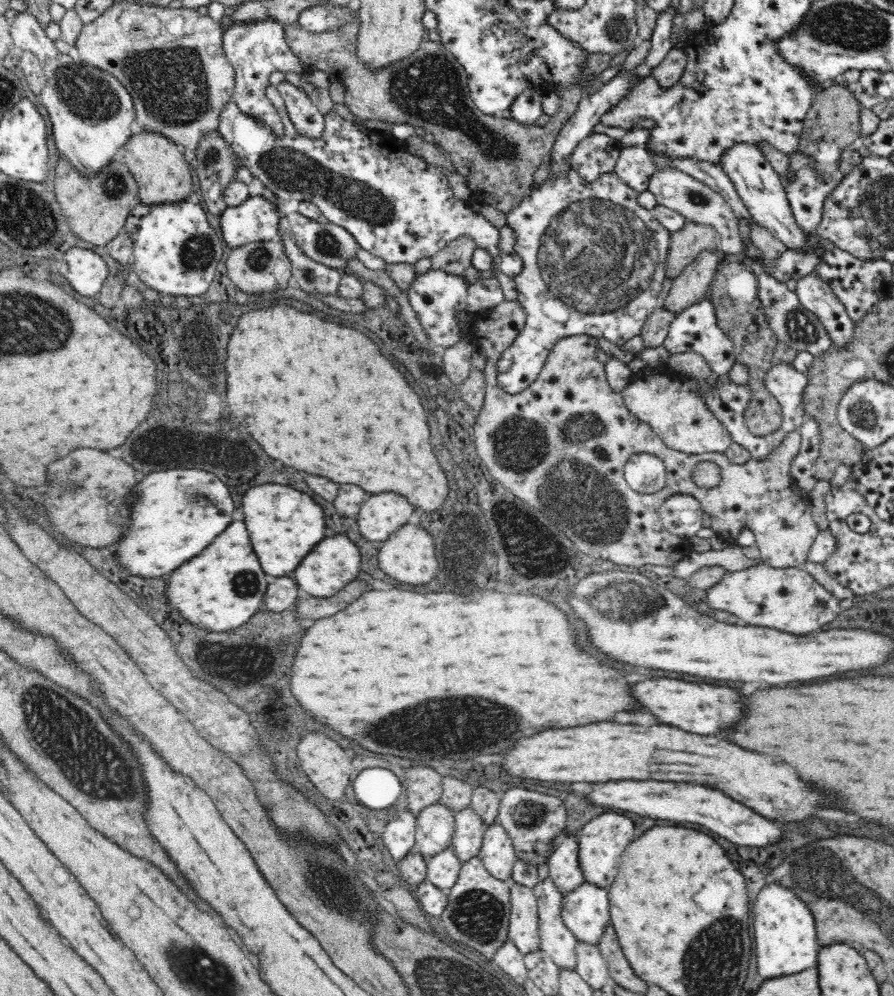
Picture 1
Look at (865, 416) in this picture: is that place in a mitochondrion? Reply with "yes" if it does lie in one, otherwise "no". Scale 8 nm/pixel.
yes

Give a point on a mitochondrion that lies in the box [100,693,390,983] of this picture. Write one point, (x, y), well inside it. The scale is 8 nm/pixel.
(340, 893)

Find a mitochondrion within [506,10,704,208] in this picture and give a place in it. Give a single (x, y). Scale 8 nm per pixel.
(618, 33)

